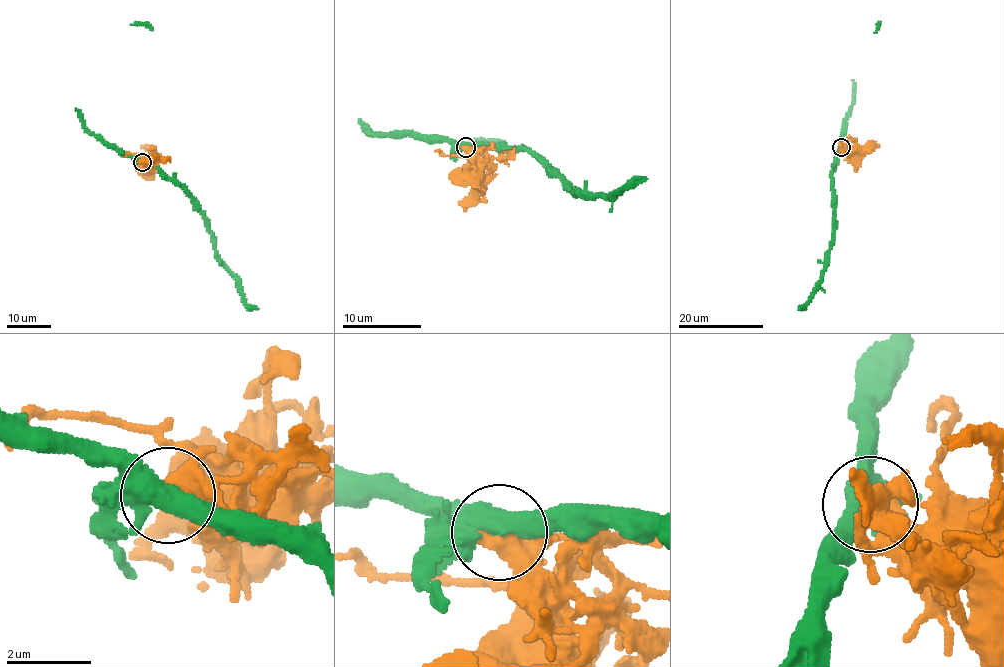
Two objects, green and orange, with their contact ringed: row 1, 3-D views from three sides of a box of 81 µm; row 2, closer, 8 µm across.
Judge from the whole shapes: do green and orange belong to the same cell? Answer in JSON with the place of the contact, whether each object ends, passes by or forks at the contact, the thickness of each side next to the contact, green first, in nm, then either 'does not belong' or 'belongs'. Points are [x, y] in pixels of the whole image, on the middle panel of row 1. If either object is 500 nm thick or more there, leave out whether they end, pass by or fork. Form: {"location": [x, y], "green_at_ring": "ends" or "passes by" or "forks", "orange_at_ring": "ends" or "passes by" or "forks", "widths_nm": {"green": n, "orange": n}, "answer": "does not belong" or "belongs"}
{"location": [466, 147], "green_at_ring": "forks", "orange_at_ring": "forks", "widths_nm": {"green": 440, "orange": 360}, "answer": "does not belong"}

